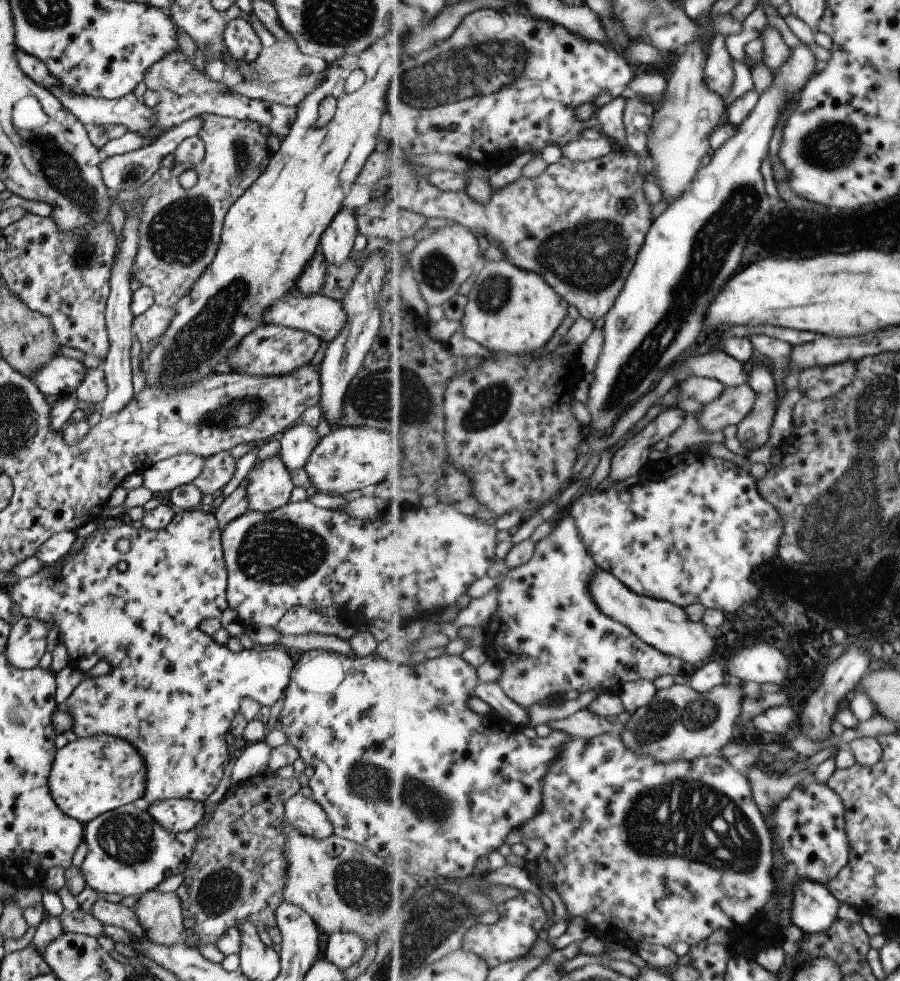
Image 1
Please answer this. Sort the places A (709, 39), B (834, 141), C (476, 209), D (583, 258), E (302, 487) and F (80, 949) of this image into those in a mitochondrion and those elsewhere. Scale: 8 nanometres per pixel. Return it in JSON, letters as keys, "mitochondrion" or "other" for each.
{"A":"other","B":"mitochondrion","C":"other","D":"mitochondrion","E":"other","F":"other"}

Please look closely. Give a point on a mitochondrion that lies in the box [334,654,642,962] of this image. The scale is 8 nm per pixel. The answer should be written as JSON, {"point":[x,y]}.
{"point":[369,781]}

